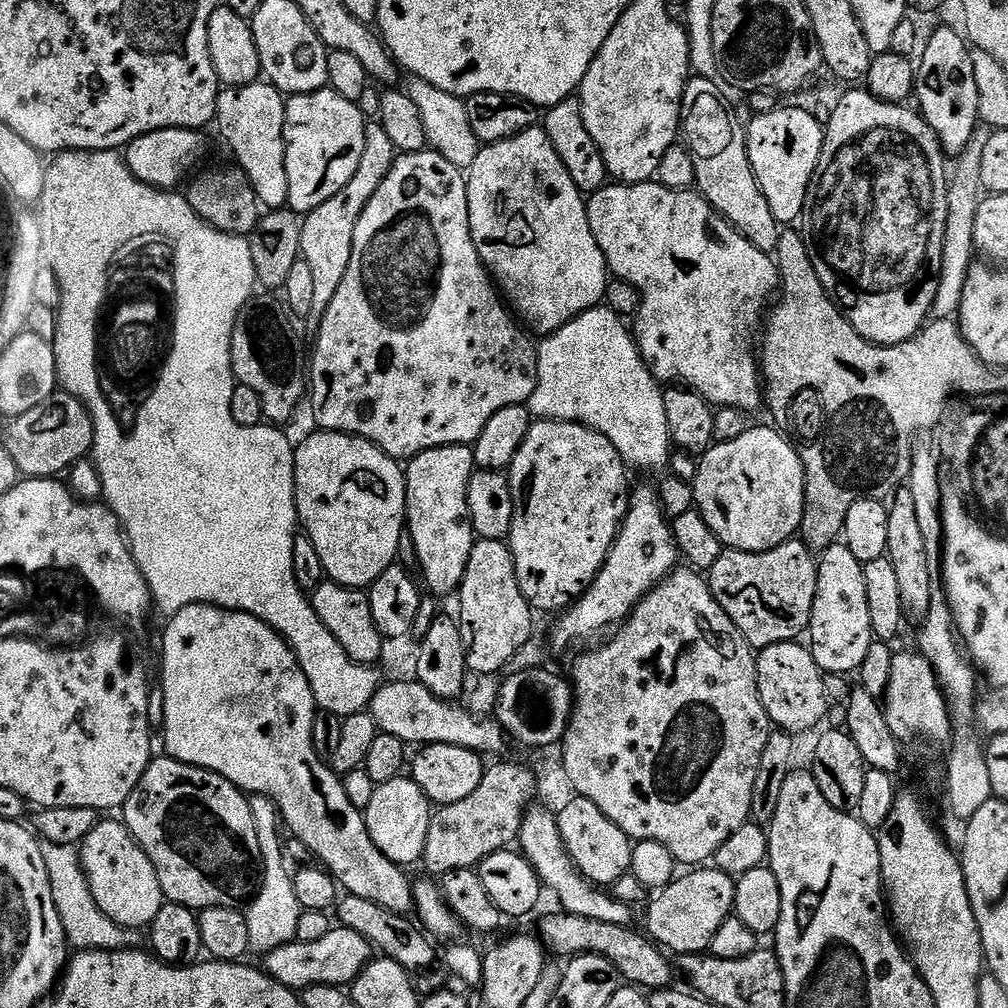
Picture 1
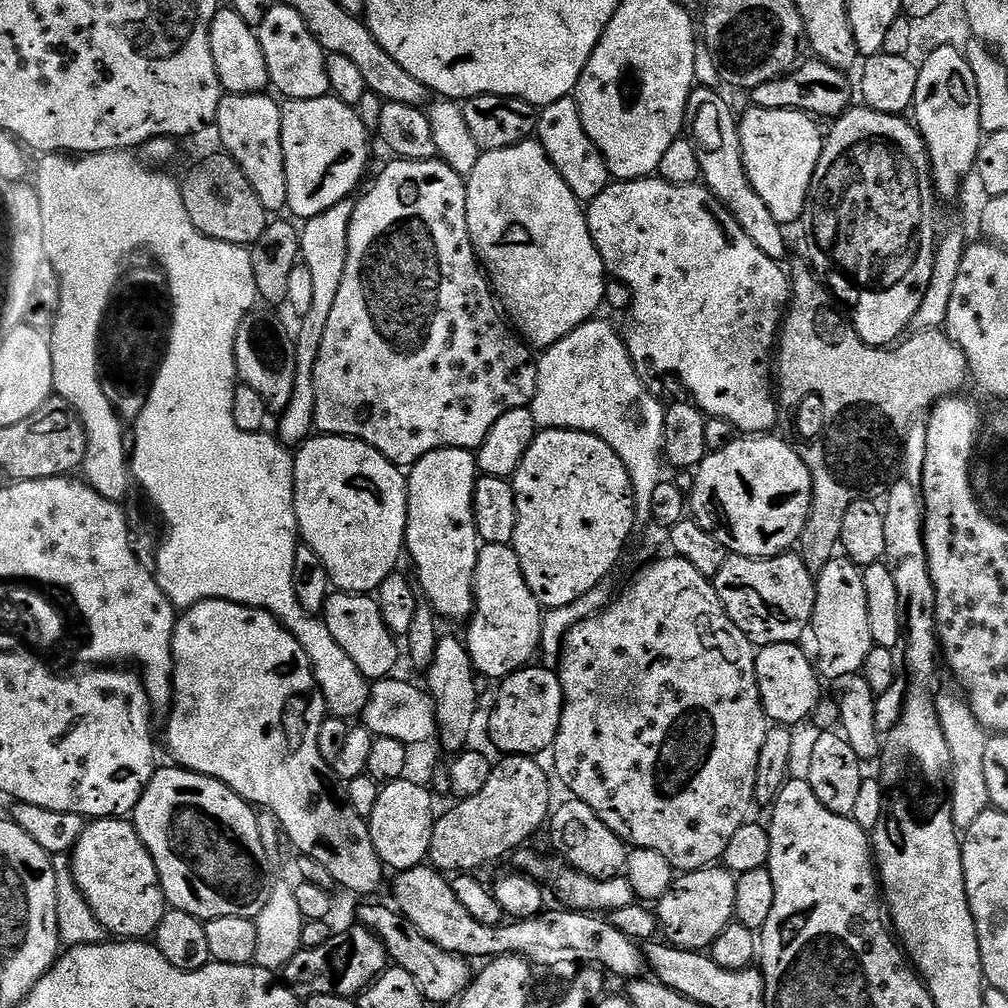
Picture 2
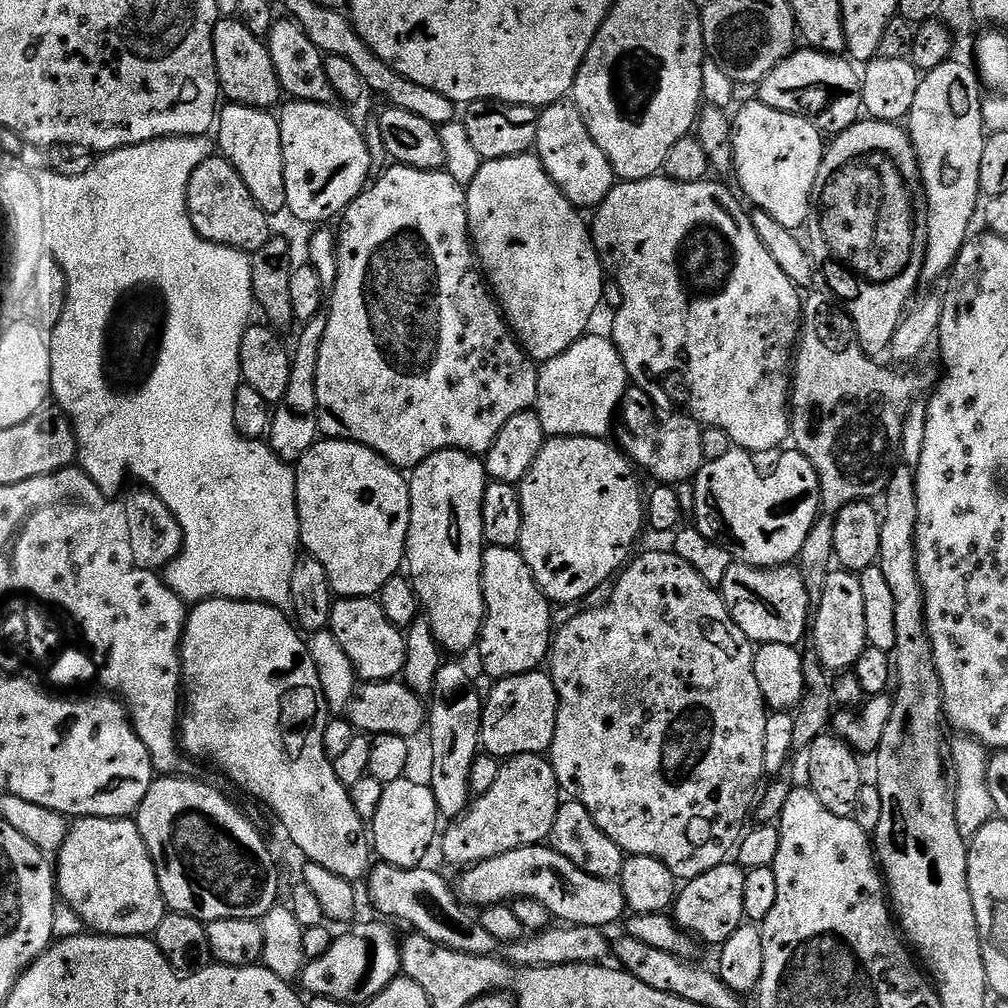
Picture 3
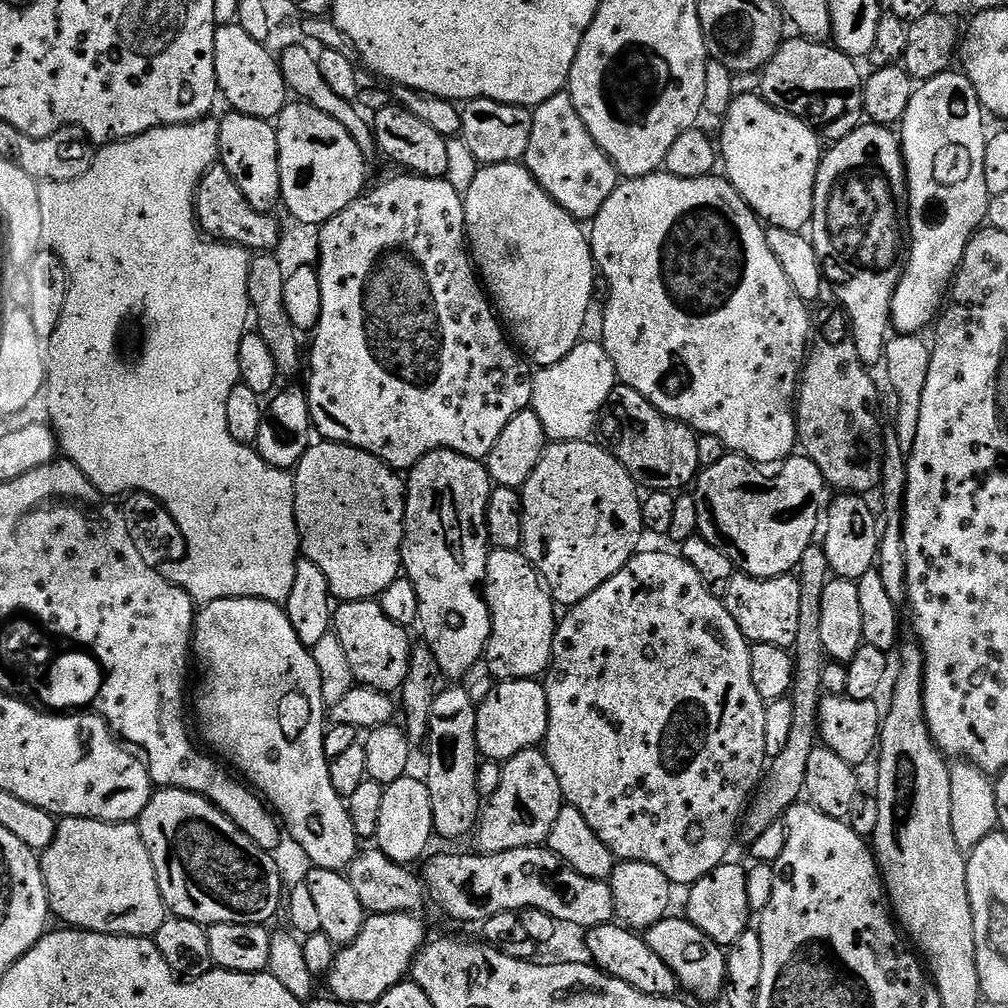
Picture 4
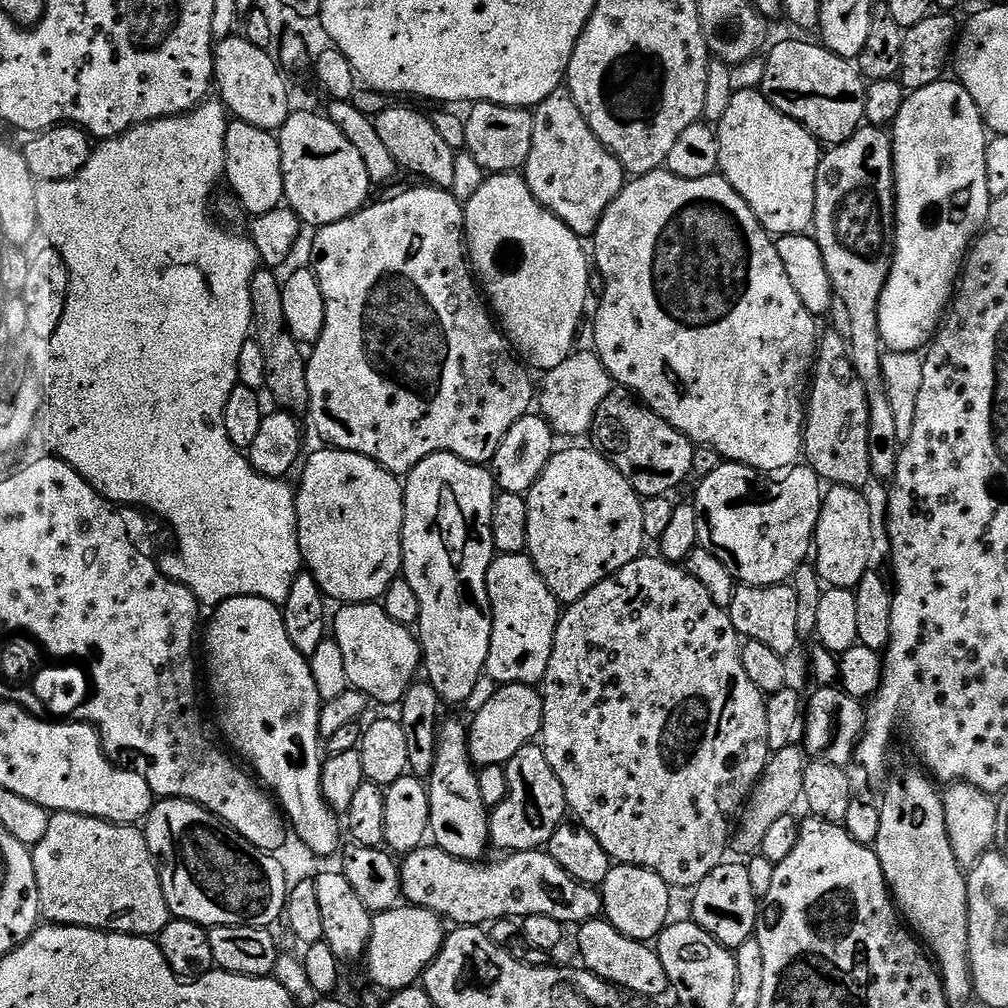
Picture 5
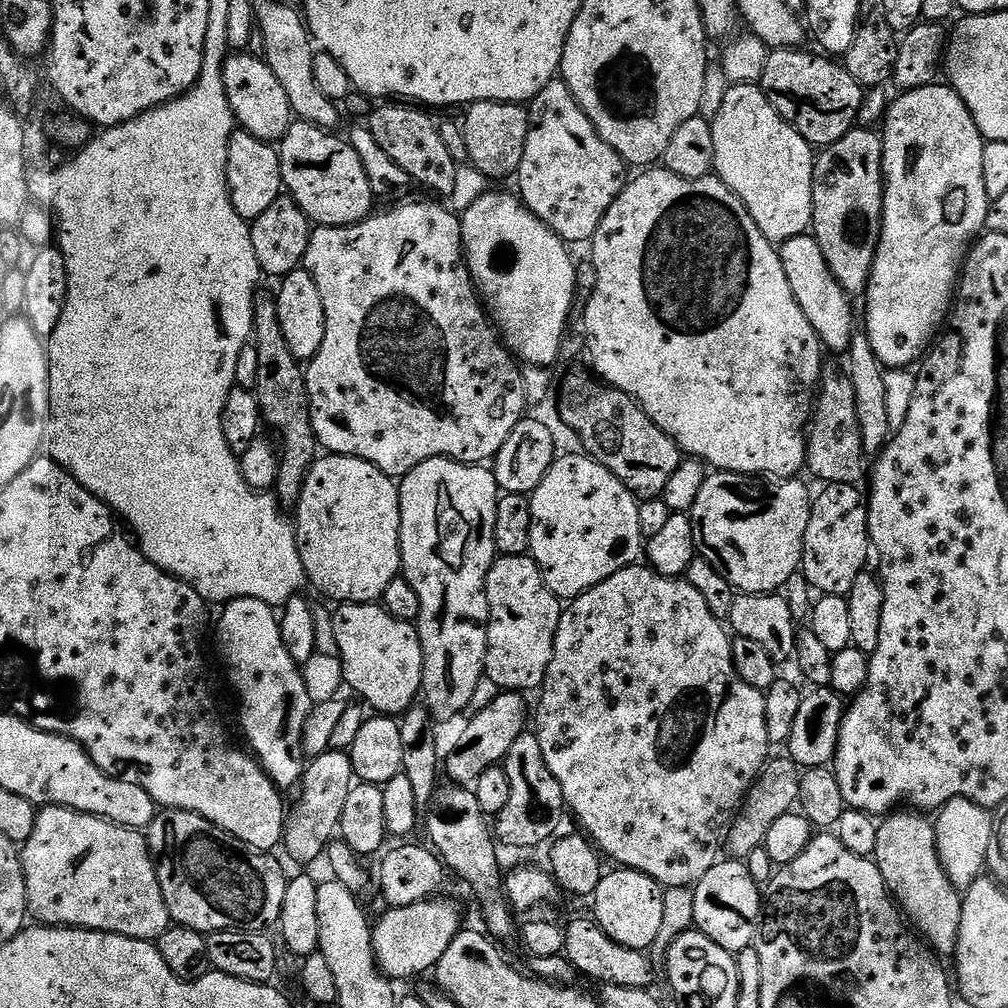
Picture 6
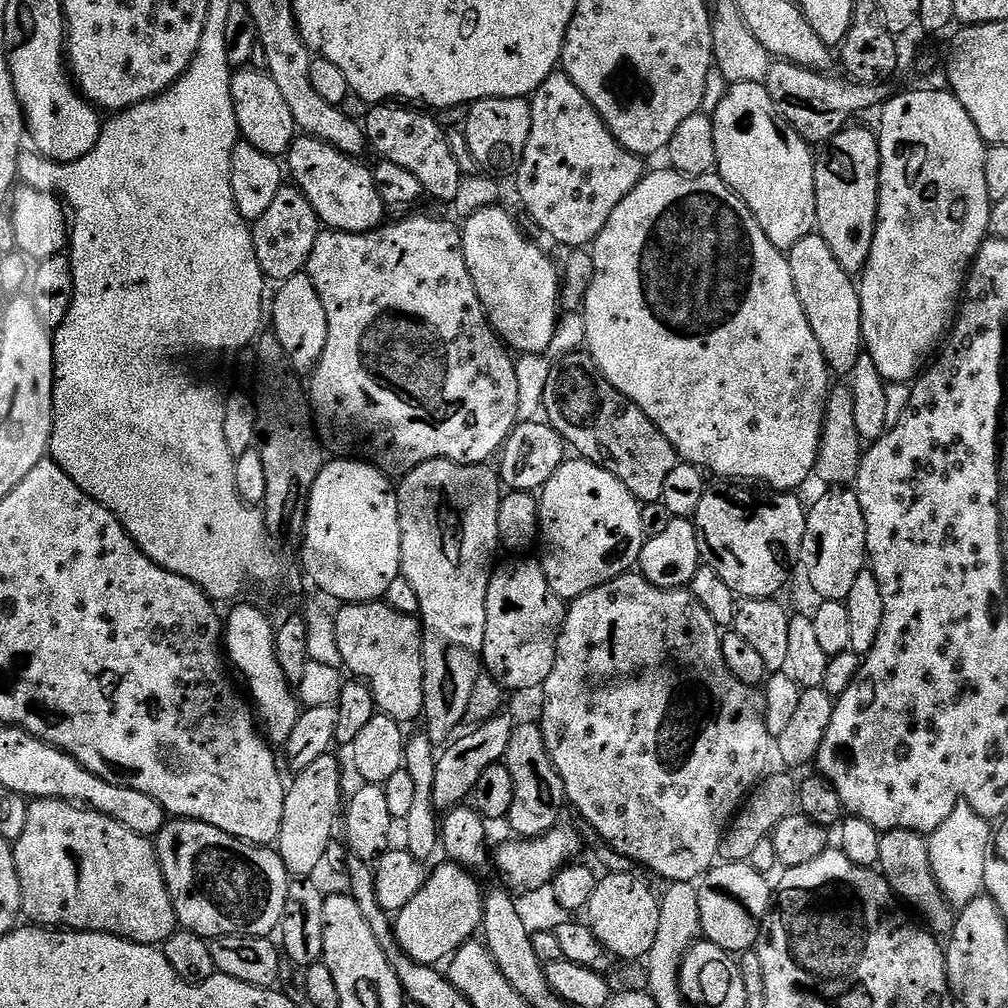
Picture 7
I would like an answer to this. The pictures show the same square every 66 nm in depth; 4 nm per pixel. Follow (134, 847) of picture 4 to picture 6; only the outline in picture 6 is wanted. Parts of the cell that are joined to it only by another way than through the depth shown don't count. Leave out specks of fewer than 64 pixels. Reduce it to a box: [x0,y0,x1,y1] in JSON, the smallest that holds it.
[22,806,170,941]

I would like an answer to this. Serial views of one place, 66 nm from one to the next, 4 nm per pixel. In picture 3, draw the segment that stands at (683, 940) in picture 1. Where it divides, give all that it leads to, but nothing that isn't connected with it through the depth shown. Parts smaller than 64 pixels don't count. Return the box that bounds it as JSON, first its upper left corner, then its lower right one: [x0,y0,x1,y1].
[674,862,746,946]

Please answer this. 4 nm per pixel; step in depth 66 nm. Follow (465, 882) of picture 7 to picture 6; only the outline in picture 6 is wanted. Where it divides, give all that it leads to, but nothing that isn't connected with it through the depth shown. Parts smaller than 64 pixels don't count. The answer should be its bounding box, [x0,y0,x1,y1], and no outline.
[372,898,462,982]

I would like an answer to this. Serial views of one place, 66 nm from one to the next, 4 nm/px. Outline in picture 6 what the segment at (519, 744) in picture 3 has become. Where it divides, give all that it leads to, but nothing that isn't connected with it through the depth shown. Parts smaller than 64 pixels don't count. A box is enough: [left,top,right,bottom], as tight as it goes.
[446,690,530,786]

